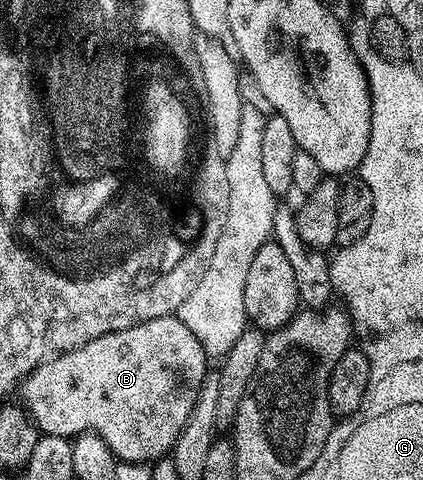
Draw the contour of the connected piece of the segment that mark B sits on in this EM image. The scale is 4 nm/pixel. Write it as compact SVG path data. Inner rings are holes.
M175 314L153 318L152 321L141 322L139 325L135 325L129 329L93 338L92 341L85 342L79 348L70 349L68 352L63 352L38 364L21 381L21 389L23 388L23 400L21 399L21 404L22 407L27 409L27 415L31 417L31 421L35 423L35 427L44 436L74 438L83 432L92 432L102 438L105 446L109 446L109 450L114 454L116 461L128 464L147 464L148 462L154 462L166 457L177 442L177 438L181 434L185 422L189 422L189 414L197 402L197 394L201 390L203 379L209 374L207 362L209 362L209 355L206 349L203 348L202 342L190 332L189 327L185 326Z

